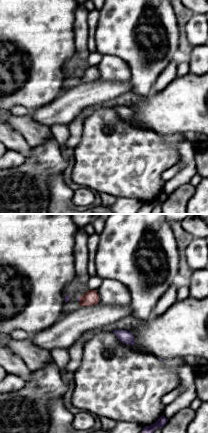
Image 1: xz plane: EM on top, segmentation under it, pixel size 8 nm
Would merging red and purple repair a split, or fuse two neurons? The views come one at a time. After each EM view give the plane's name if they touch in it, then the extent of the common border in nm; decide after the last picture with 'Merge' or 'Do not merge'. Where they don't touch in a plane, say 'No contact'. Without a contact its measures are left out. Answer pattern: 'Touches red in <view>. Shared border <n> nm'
Touches red in xz. Shared border 50 nm

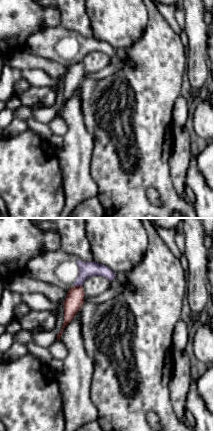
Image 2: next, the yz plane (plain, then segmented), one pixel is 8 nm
Touches red in yz. Shared border 60 nm

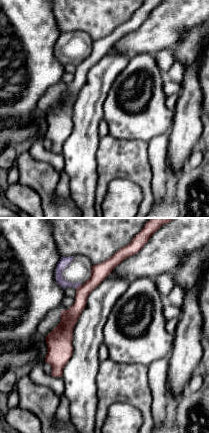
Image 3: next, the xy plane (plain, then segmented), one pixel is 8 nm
Touches red in xy. Shared border 70 nm

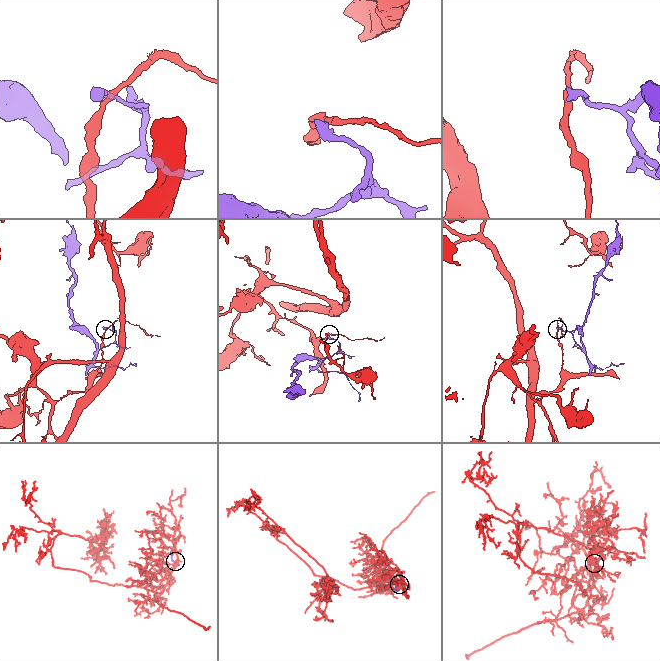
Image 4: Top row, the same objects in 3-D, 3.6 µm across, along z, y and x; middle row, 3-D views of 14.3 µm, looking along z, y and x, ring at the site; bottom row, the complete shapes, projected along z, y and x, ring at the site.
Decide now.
Do not merge

